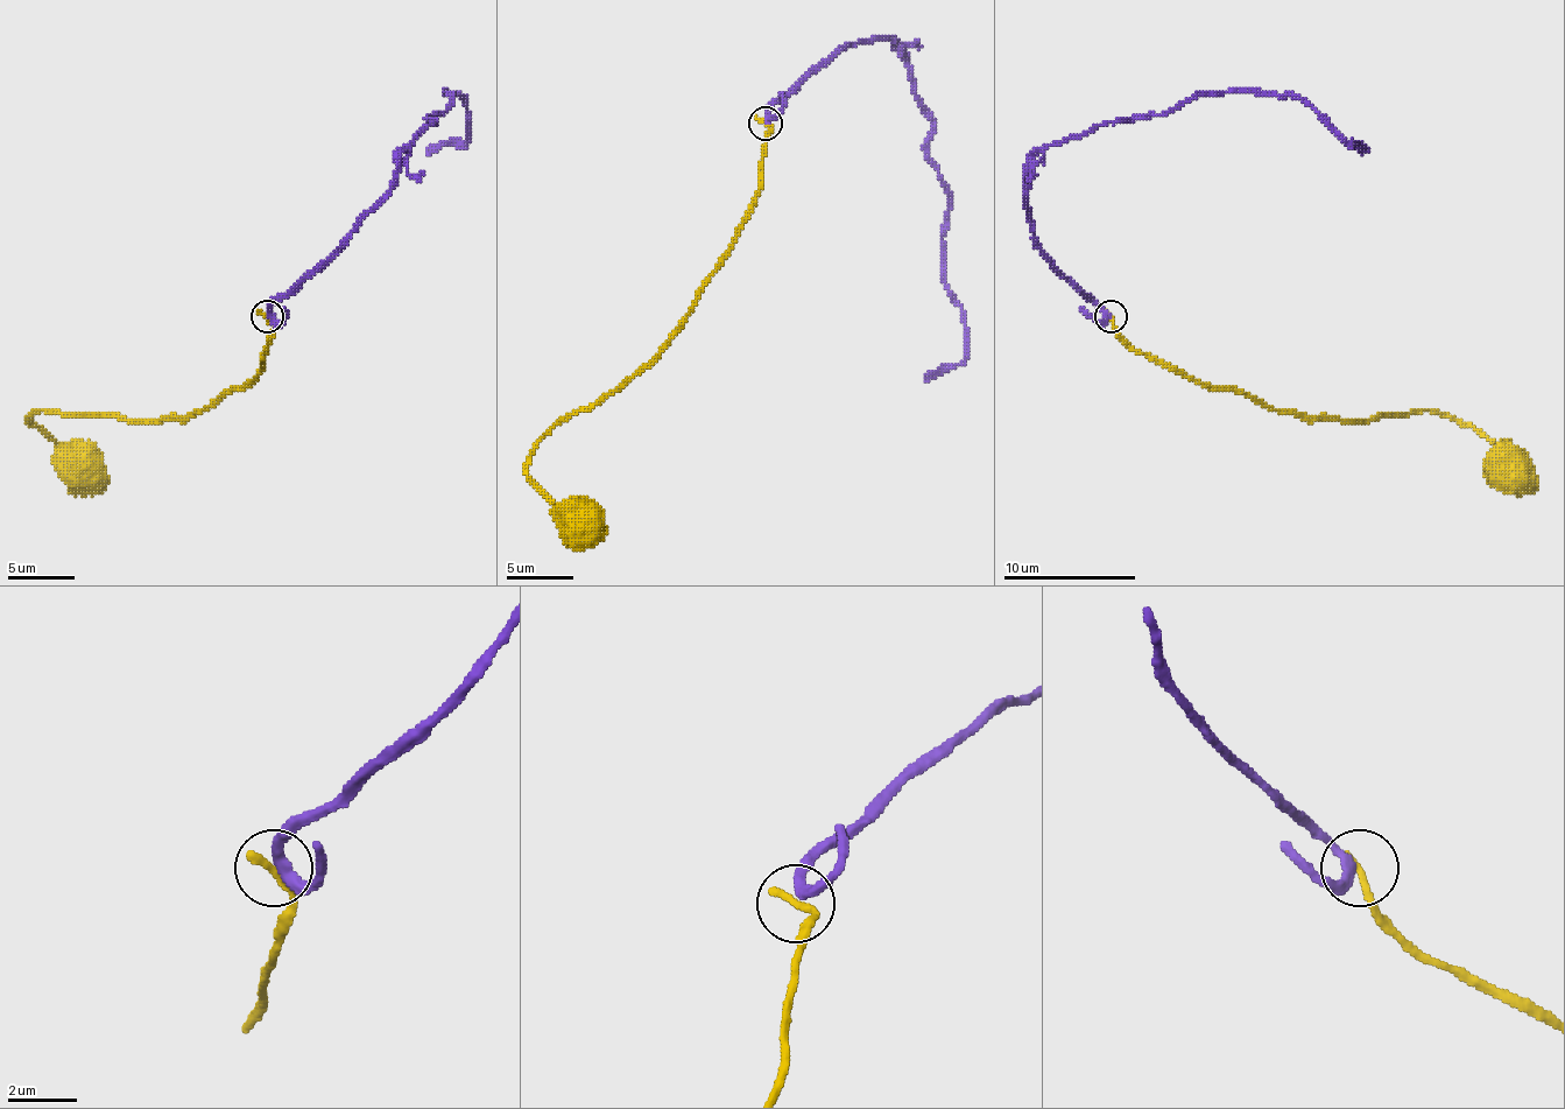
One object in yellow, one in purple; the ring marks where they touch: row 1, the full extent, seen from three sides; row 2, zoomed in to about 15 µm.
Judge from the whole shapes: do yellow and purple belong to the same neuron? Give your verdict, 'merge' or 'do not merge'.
do not merge

